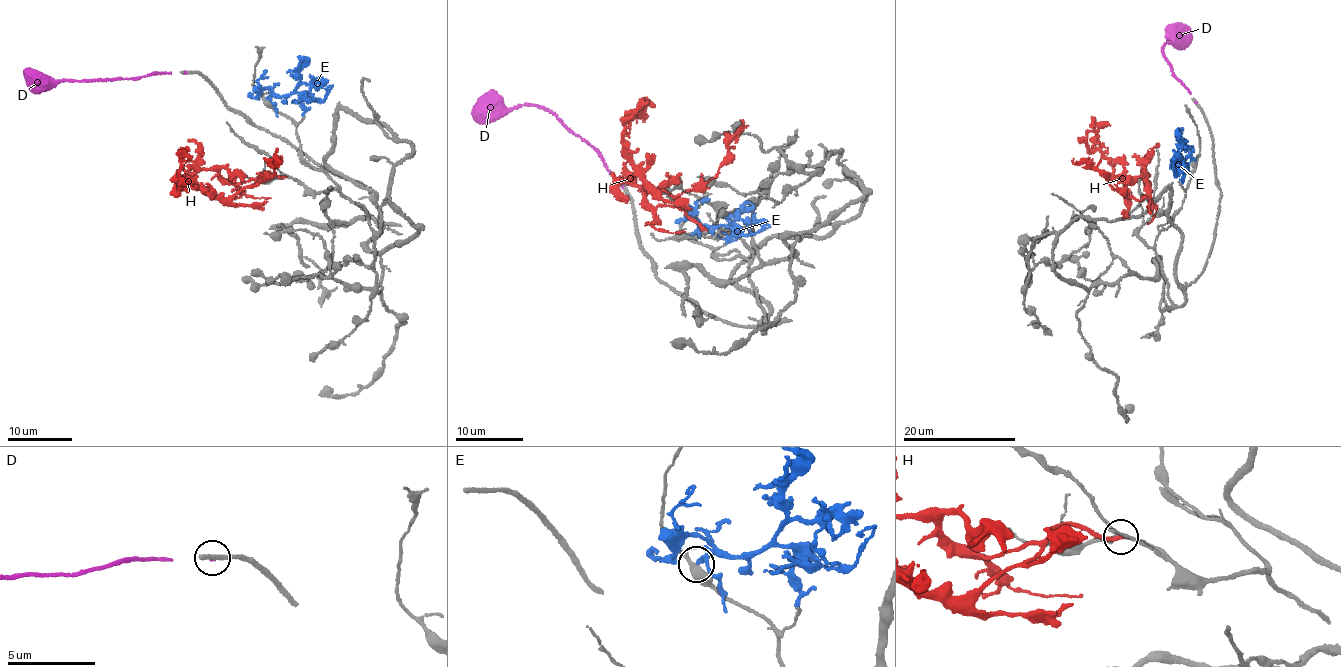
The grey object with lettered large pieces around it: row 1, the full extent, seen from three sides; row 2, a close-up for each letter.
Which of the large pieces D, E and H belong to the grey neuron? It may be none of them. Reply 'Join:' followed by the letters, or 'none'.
Join: none

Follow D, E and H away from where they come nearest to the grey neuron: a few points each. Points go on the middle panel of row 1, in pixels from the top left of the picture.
D: (623, 186), (588, 144), (569, 132), (547, 111), (518, 104), (508, 110), (495, 108), (479, 115), (471, 114)
E: (690, 235), (705, 226), (715, 227), (739, 219), (770, 226)
H: (705, 230), (671, 195), (645, 186), (631, 161), (623, 137), (624, 121), (640, 104), (639, 111), (654, 104)

